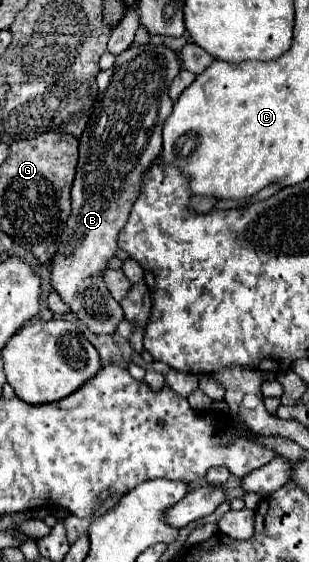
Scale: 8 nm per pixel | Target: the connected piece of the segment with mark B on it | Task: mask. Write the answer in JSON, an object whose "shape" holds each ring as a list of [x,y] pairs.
{"shape":[[[146,43],[146,45],[132,45],[128,47],[126,51],[122,51],[118,57],[116,57],[116,63],[108,69],[108,71],[100,71],[98,77],[96,77],[96,83],[98,83],[98,101],[94,105],[94,115],[90,117],[88,121],[88,127],[84,129],[82,137],[80,137],[80,161],[78,161],[78,171],[76,171],[76,179],[74,179],[74,187],[72,187],[72,215],[68,219],[68,229],[63,229],[57,240],[58,248],[52,257],[52,285],[54,289],[58,291],[58,295],[70,305],[70,309],[88,325],[90,331],[94,333],[114,333],[118,323],[124,319],[124,311],[122,307],[114,301],[114,297],[110,295],[106,283],[104,283],[104,271],[108,269],[108,261],[112,257],[116,257],[116,251],[118,251],[118,233],[120,229],[126,225],[128,221],[128,215],[130,215],[130,209],[134,205],[134,201],[138,199],[140,195],[140,183],[142,183],[142,175],[148,171],[148,167],[160,157],[160,151],[162,151],[162,125],[166,121],[166,117],[172,113],[172,99],[168,97],[168,87],[172,83],[172,79],[180,73],[182,69],[182,59],[178,59],[178,51],[166,47],[166,45],[152,45],[152,43]]]}

